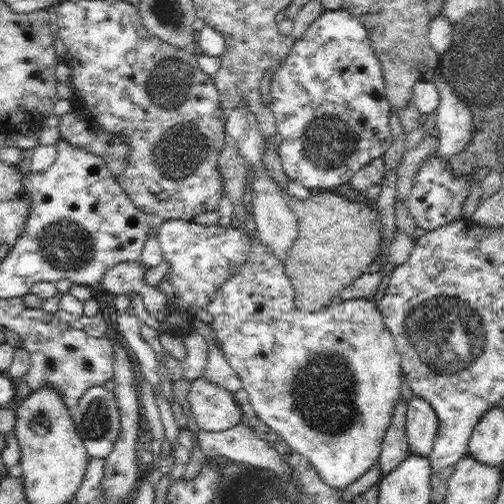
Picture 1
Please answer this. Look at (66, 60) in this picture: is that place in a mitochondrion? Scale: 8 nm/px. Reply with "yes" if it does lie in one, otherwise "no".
no

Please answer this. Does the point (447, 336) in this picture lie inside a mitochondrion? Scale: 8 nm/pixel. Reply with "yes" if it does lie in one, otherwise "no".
yes

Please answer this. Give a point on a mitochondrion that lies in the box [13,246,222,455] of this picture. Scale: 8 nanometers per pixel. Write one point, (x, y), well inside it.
(95, 422)

